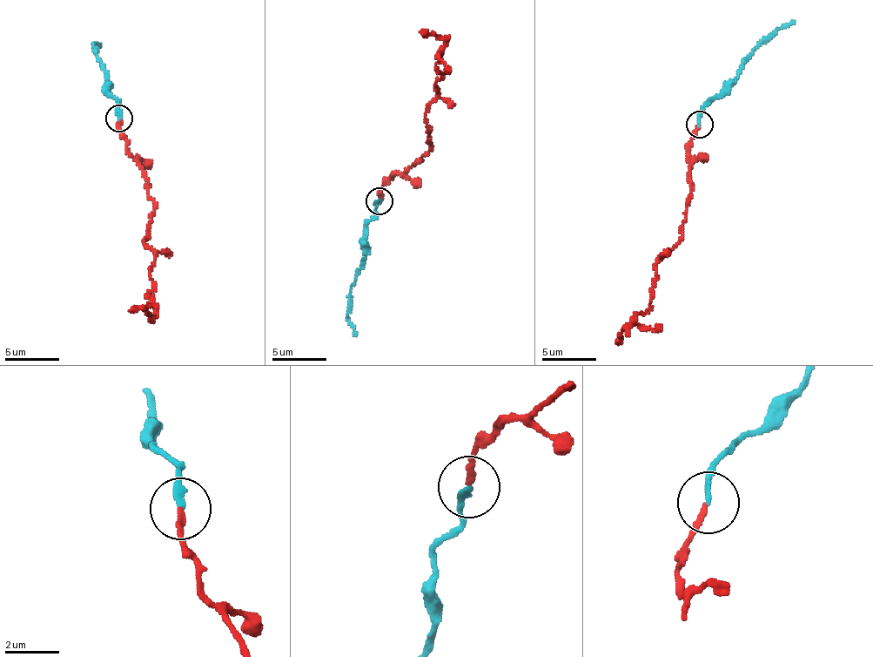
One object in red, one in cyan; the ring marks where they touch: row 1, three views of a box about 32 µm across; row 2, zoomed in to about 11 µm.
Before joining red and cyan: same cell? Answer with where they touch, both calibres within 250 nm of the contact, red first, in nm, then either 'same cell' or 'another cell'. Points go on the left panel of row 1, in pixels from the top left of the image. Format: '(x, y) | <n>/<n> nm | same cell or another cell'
(119, 118) | 190/240 nm | same cell

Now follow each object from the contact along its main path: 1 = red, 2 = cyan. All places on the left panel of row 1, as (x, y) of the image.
1: (118, 118), (148, 181), (154, 214), (143, 242), (154, 252), (145, 295), (154, 304), (129, 310)
2: (118, 118), (118, 104), (105, 83), (104, 64), (97, 57), (92, 45), (100, 44)

